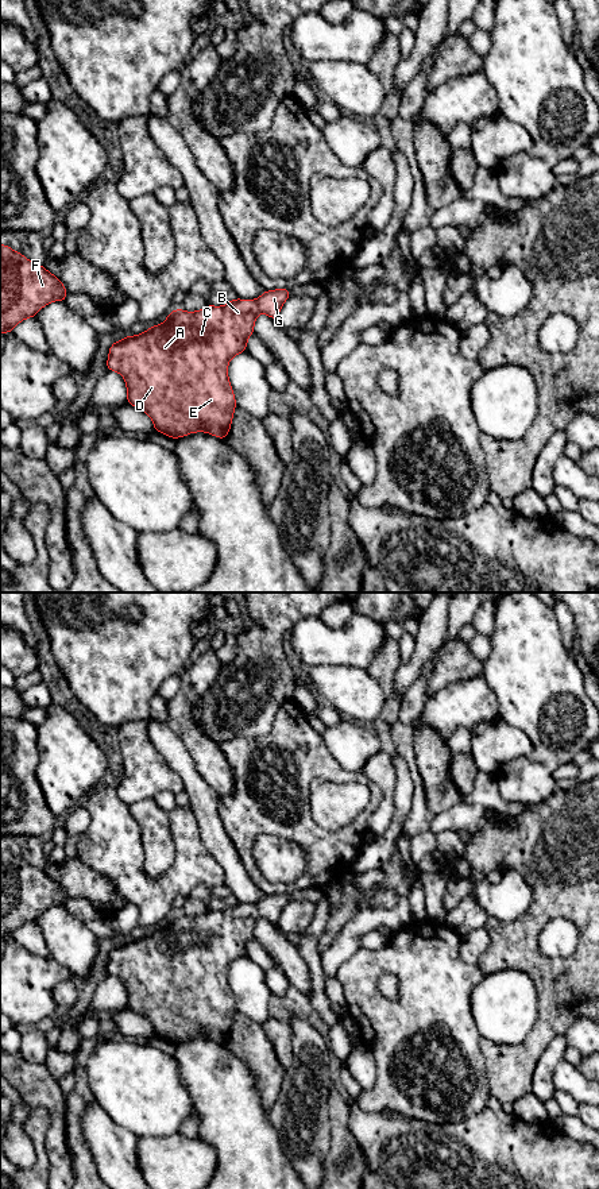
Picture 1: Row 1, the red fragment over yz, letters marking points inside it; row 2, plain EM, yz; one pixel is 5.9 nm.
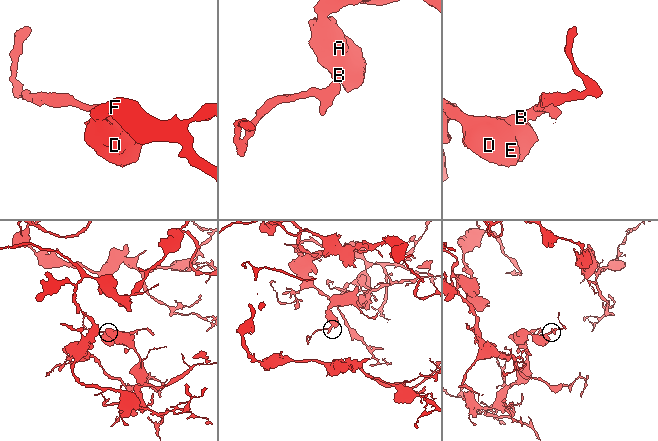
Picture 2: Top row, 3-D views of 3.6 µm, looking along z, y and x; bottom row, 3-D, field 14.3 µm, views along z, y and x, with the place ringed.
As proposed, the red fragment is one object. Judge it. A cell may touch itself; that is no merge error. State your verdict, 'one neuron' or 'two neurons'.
one neuron

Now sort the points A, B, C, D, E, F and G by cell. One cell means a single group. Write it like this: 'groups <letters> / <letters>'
groups A B C D E F G

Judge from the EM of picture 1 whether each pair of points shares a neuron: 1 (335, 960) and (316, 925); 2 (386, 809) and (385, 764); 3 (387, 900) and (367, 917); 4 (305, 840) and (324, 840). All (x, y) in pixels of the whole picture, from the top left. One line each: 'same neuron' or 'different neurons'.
1: different neurons
2: same neuron
3: different neurons
4: same neuron

